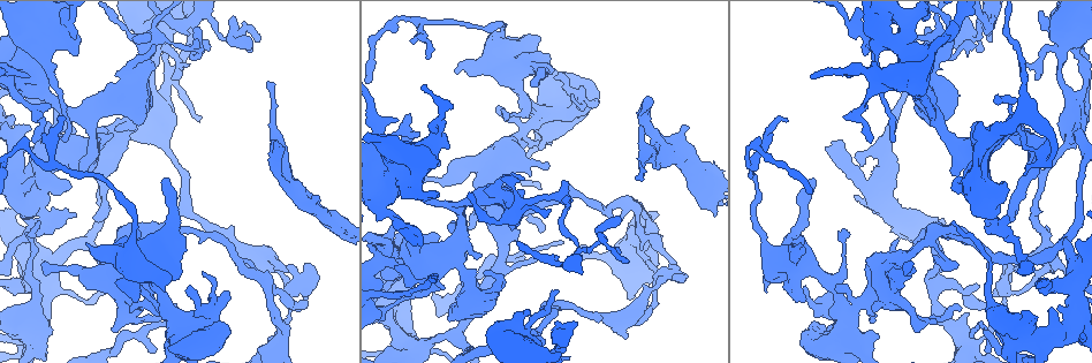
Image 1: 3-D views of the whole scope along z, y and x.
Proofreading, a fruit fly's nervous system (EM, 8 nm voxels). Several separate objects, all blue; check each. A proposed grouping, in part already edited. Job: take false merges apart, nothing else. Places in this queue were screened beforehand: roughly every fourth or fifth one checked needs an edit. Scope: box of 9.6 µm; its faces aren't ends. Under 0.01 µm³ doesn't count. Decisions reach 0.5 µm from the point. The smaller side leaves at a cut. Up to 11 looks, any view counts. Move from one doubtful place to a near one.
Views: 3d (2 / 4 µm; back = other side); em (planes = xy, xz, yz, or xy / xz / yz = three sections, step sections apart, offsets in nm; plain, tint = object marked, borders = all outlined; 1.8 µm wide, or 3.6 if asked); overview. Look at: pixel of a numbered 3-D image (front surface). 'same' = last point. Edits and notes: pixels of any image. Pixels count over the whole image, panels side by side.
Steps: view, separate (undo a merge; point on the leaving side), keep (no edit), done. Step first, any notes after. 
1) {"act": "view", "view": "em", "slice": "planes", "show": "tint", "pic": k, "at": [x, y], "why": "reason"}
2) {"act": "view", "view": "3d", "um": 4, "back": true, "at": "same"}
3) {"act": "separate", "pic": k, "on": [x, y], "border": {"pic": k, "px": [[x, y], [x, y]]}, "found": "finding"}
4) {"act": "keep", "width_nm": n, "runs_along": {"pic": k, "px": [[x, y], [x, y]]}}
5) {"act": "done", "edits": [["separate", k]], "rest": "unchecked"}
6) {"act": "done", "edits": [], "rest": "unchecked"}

{"act": "view", "view": "3d", "um": 2, "pic": 1, "at": [665, 150], "why": "thick turns thin"}

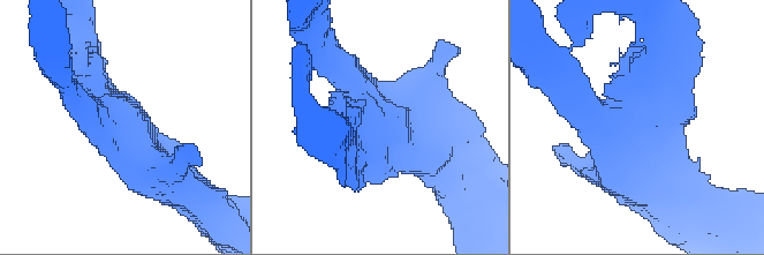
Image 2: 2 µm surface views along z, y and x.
{"act": "view", "view": "em", "slice": "xz", "step": 8, "show": "tint", "pic": 2, "at": [637, 124], "arms": 3, "arm_widths_nm": [240, 240, 360], "why": "shape alone is not enough"}

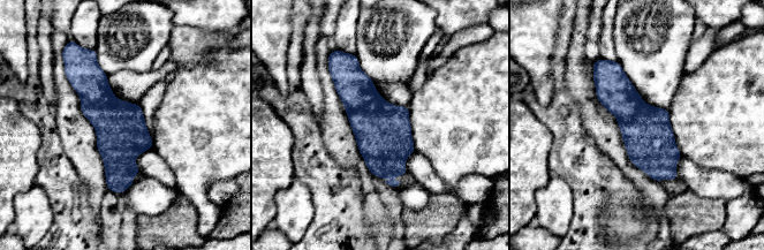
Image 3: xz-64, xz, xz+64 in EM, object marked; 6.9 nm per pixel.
{"act": "separate", "pic": 3, "on": [383, 131], "width_nm": 340, "border": {"pic": 3, "px": [[380, 97], [365, 107], [346, 107]]}, "found": "two neurons meet here"}

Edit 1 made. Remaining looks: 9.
{"act": "view", "view": "overview"}

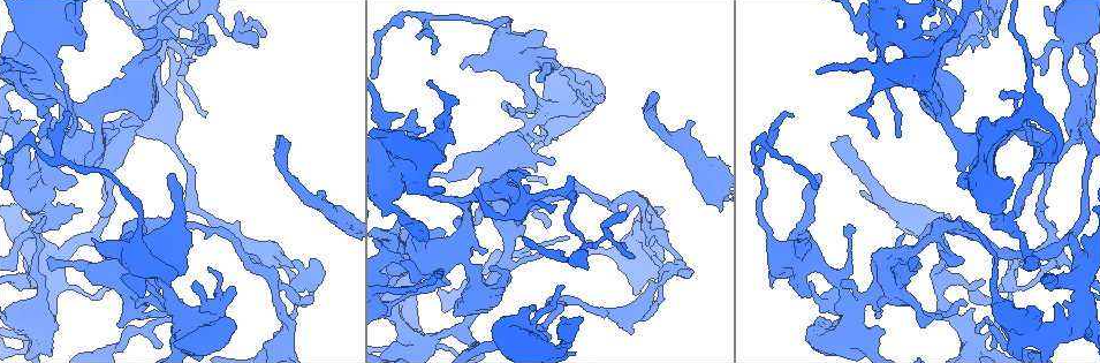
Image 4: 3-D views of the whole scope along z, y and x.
{"act": "view", "view": "em", "slice": "planes", "show": "tint", "pic": 4, "at": [711, 189], "why": "calibre changes"}

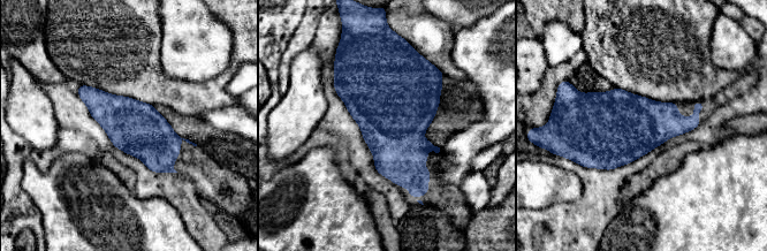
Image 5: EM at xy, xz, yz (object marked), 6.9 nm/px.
{"act": "keep", "width_nm": 380, "found": "continuous, no second neuron"}

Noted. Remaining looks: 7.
{"act": "view", "view": "3d", "um": 4, "pic": 4, "at": [675, 268], "why": "touches itself"}

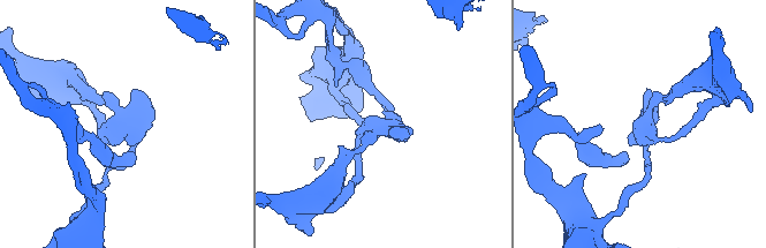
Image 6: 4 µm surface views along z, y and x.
{"act": "view", "view": "em", "um": 3.6, "slice": "yz", "step": 4, "show": "tint", "pic": 6, "at": [384, 127], "why": "now the EM"}

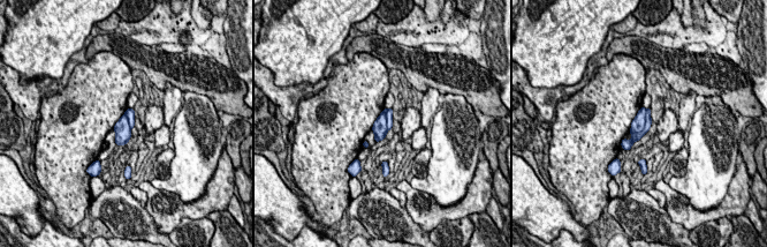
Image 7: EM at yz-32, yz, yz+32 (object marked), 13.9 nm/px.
{"act": "view", "view": "em", "um": 3.6, "slice": "planes", "show": "tint", "at": "same"}

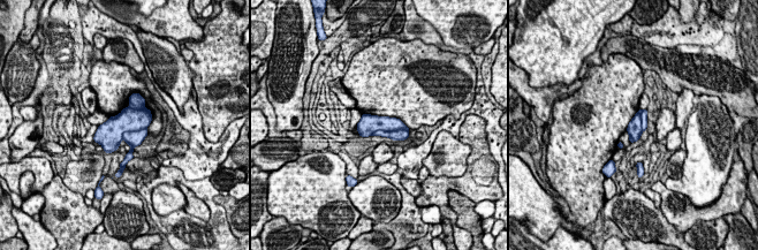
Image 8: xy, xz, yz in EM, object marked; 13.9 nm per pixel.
{"act": "keep", "found": "all the same neuron"}

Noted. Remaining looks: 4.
{"act": "view", "view": "em", "slice": "xy", "step": 16, "show": "tint", "pic": 4, "at": [39, 36], "why": "small branch off a trunk"}

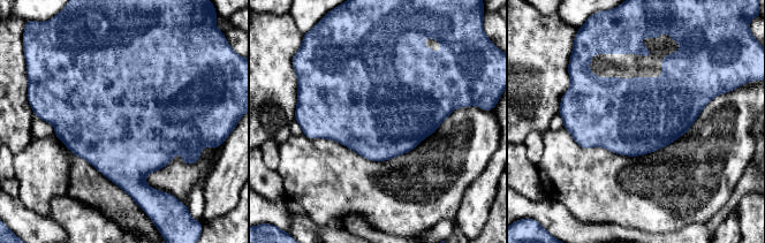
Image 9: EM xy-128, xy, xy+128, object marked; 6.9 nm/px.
{"act": "view", "view": "em", "slice": "planes", "show": "tint", "at": "same", "why": "cut it another way"}

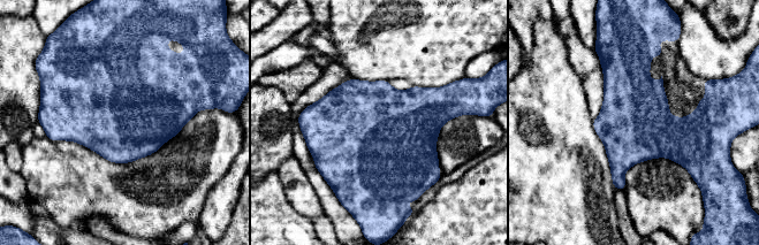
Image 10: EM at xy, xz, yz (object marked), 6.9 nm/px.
{"act": "keep", "found": "one neuron here"}

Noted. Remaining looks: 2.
{"act": "done", "edits": [["separate", 3]], "rest": "unchecked"}

